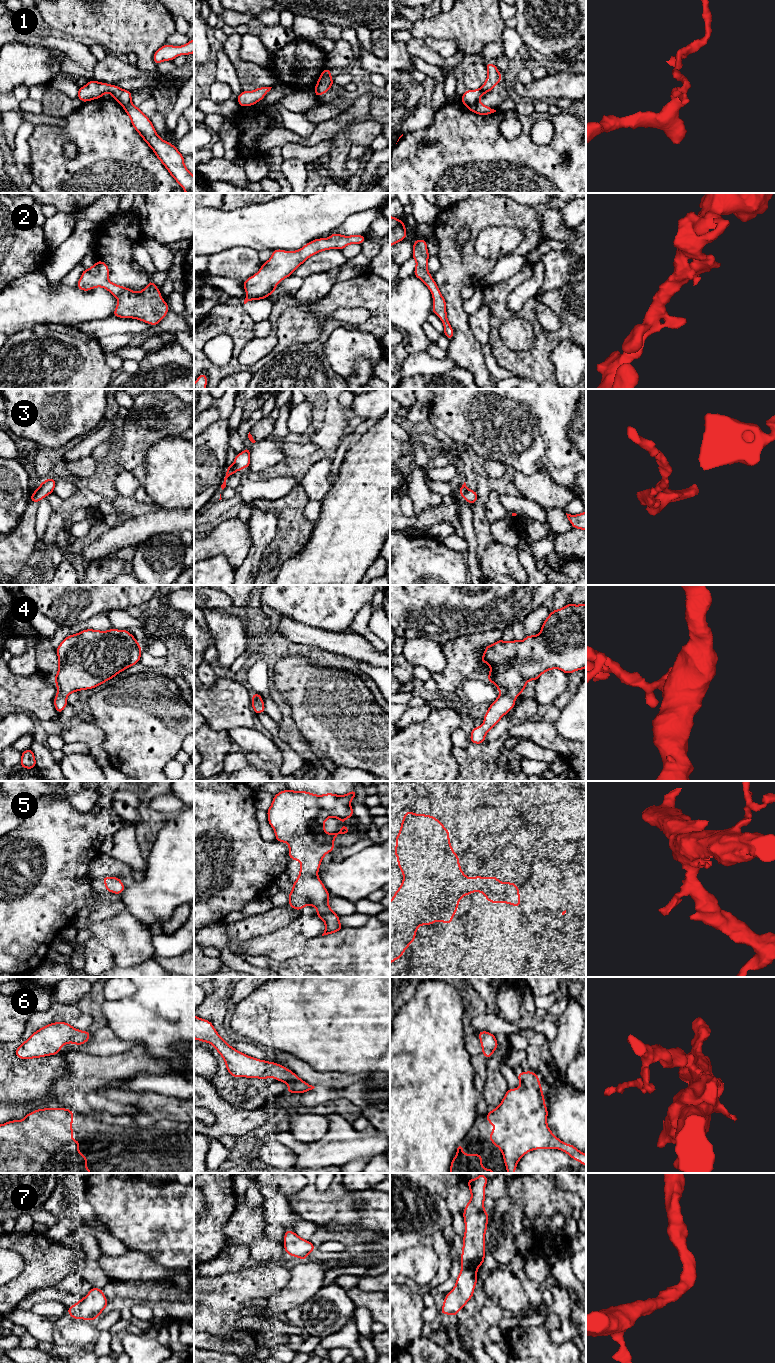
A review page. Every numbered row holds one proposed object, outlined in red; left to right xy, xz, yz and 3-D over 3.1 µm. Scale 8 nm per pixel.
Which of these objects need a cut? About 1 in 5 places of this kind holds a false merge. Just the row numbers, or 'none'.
1

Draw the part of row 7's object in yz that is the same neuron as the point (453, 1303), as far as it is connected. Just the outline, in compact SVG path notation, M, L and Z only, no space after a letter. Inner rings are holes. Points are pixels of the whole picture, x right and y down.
M481 1173L475 1179L467 1179L471 1200L466 1204L463 1217L465 1233L463 1236L462 1256L460 1257L461 1271L451 1292L447 1293L440 1315L448 1314L452 1317L465 1307L473 1297L477 1284L478 1267L485 1259L485 1233L489 1215L484 1209L486 1195L484 1189L488 1178Z

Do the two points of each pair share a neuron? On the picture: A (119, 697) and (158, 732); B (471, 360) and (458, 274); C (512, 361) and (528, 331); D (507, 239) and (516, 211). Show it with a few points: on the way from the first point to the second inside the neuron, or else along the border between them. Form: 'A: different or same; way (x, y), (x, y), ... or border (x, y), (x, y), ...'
A: same; way (129, 707), (148, 722)
B: same; way (463, 339), (462, 329), (454, 306), (454, 295)
C: different; border (536, 335), (524, 350), (510, 349), (499, 336)
D: different; border (488, 226), (516, 226), (523, 231), (524, 235)

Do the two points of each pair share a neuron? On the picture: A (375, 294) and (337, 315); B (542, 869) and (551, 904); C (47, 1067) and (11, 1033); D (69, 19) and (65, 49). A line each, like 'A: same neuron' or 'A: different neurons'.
A: different neurons
B: same neuron
C: different neurons
D: different neurons

